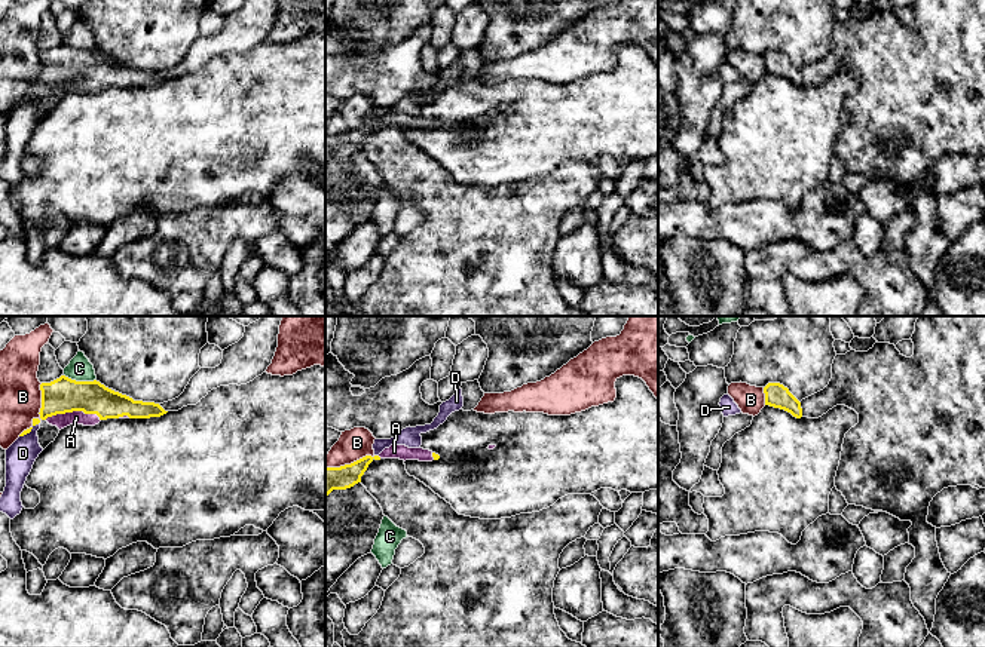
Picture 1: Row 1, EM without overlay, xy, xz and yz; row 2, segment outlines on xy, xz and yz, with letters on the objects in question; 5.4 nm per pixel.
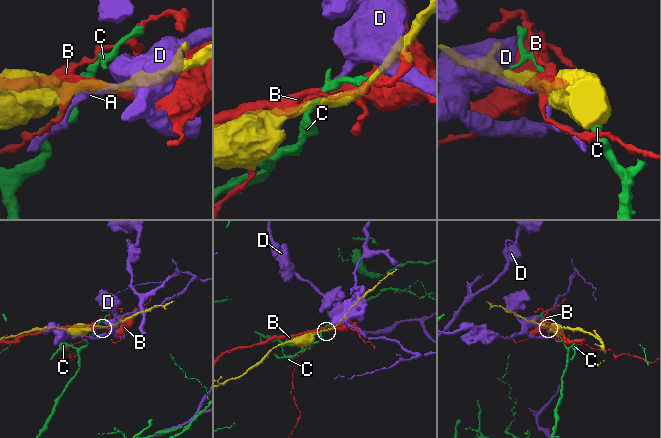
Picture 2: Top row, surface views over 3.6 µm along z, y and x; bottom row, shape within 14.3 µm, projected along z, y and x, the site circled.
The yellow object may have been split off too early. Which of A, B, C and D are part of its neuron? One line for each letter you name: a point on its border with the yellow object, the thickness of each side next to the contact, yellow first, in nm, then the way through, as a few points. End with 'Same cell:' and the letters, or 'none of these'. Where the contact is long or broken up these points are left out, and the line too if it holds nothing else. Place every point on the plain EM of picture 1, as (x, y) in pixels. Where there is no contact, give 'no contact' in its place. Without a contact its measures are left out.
A: xy (72, 79) | 190/80 nm
Same cell: A

